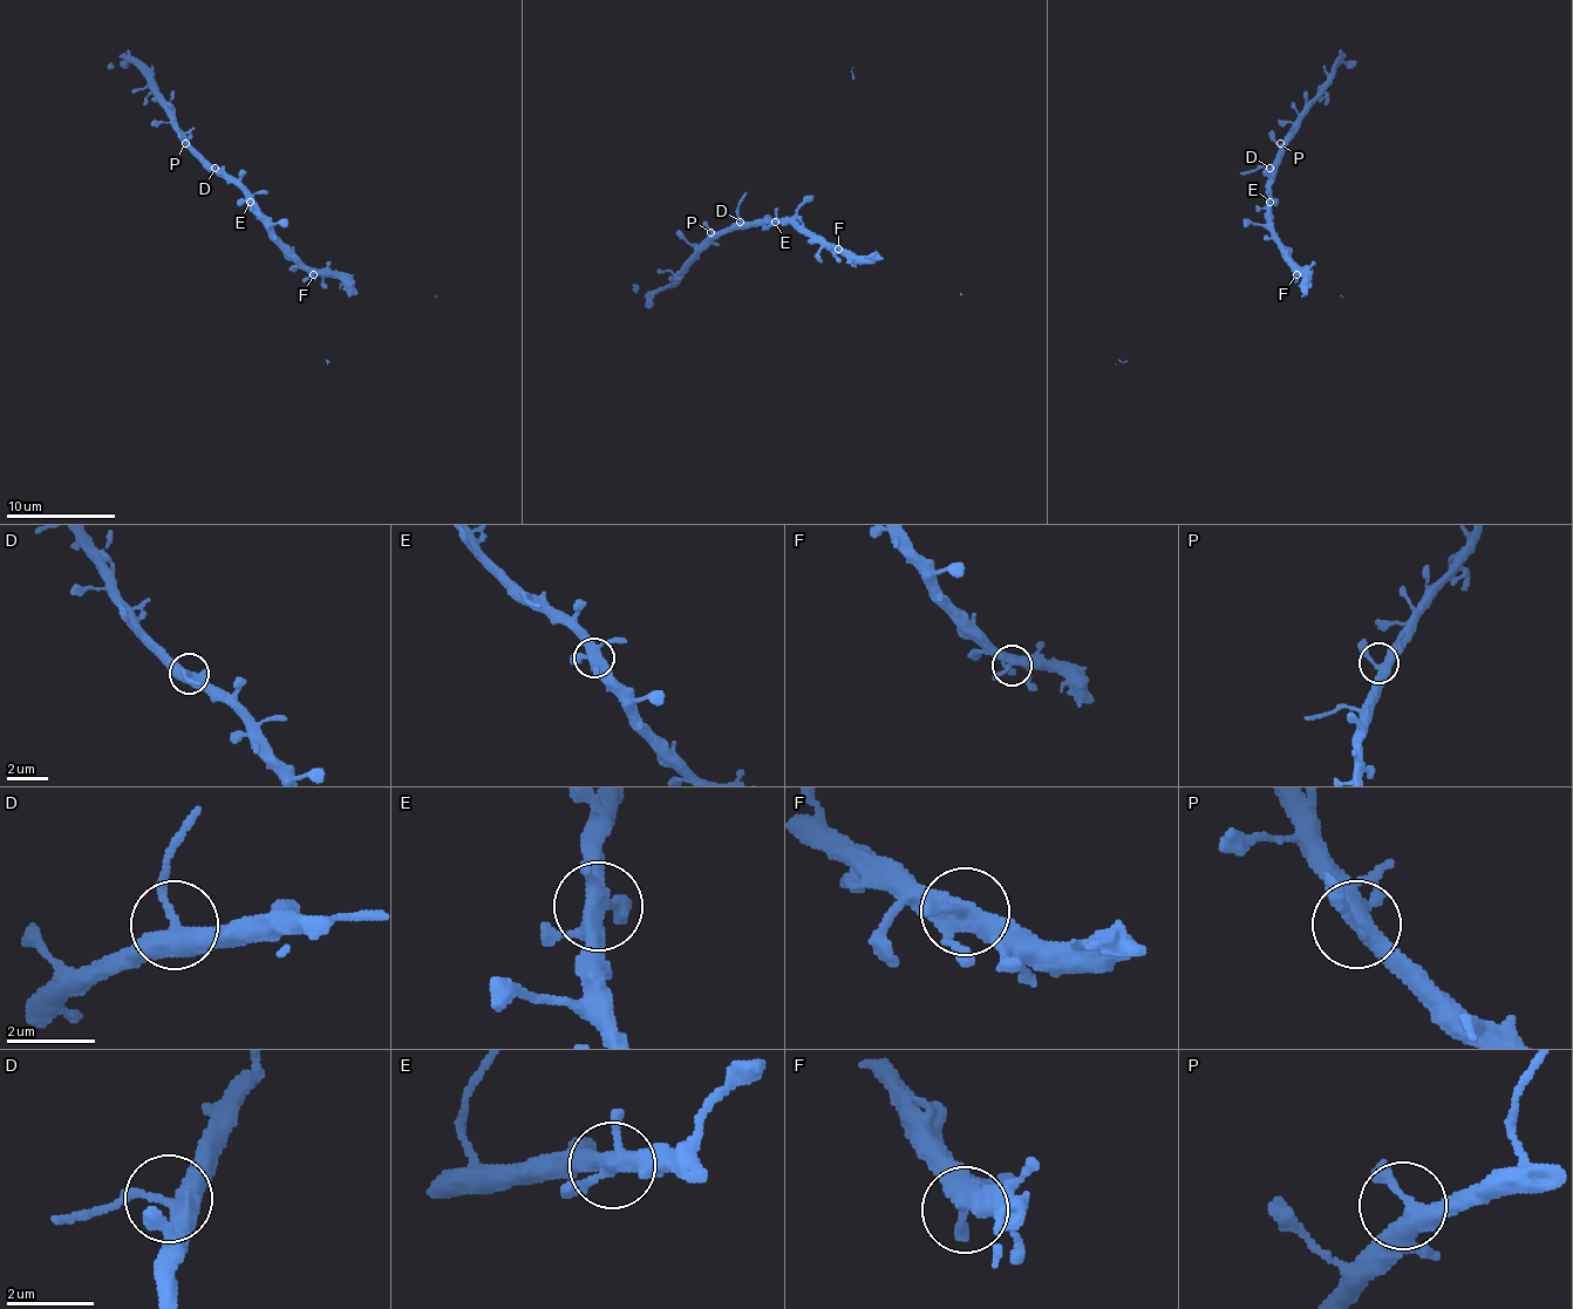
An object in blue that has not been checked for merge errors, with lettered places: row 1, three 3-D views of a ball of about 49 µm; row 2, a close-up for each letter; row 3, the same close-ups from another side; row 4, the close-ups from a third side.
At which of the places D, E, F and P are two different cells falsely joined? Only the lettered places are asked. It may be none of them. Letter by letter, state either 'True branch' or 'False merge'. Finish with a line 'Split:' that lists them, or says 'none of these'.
D: True branch
E: True branch
F: True branch
P: True branch
Split: none of these

